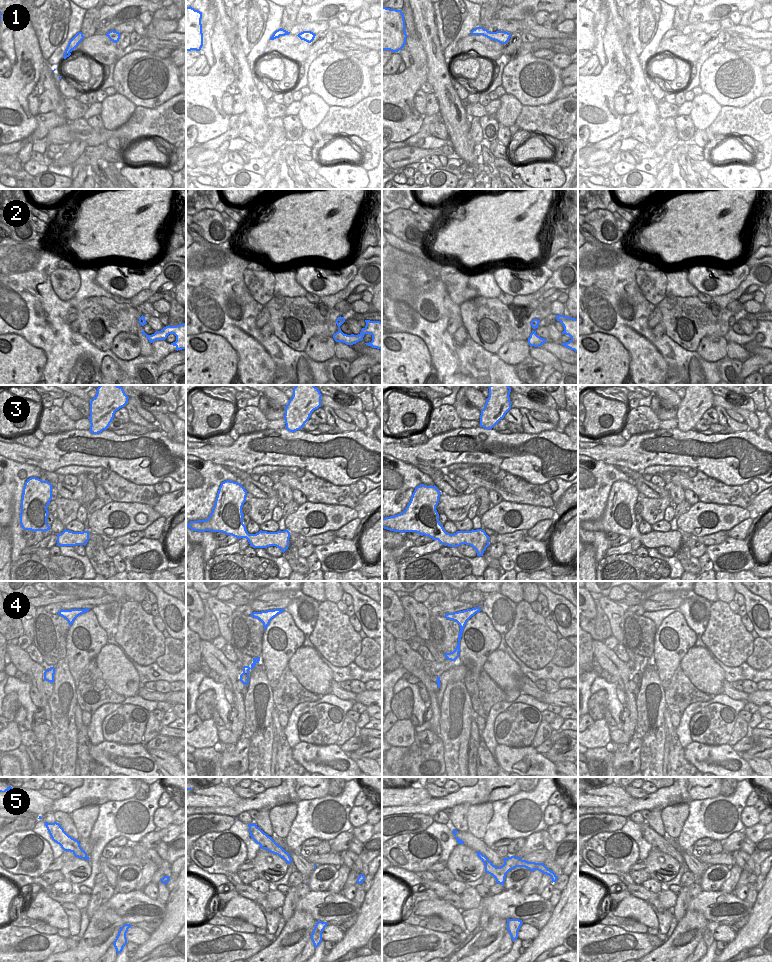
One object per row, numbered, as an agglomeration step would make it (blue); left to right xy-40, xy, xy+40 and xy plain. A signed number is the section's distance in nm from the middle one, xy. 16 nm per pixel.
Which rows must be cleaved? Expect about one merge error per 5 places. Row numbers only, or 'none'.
none

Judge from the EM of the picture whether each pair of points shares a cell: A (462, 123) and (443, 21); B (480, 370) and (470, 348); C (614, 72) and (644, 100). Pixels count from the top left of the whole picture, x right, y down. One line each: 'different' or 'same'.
A: different
B: same
C: different

